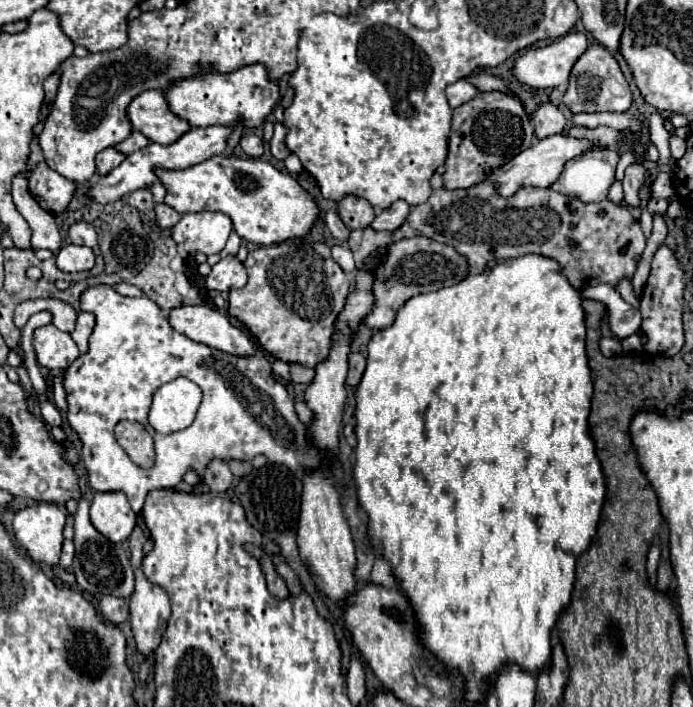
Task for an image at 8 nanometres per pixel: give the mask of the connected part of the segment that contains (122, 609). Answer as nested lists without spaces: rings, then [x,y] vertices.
[[[103,596],[99,602],[99,610],[101,610],[103,618],[111,624],[121,624],[121,622],[129,620],[129,606],[127,606],[127,600],[123,600],[123,598]]]

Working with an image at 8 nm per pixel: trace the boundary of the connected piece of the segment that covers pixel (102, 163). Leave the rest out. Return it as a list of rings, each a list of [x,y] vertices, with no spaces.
[[[107,148],[103,152],[97,154],[97,174],[99,176],[107,176],[113,168],[117,168],[121,162],[125,160],[123,154],[119,154],[117,150],[113,148]]]

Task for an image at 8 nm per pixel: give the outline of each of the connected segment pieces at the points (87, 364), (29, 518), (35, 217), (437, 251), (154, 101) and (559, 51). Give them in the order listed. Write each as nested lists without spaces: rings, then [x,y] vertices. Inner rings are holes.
[[[93,286],[83,292],[81,296],[81,310],[93,312],[97,322],[95,330],[89,340],[87,354],[79,356],[69,368],[65,368],[63,374],[63,388],[67,392],[69,412],[67,420],[69,426],[79,434],[79,440],[83,444],[81,456],[87,468],[89,486],[95,492],[125,492],[133,512],[141,512],[143,500],[149,490],[153,488],[175,488],[175,484],[183,478],[183,474],[191,468],[203,474],[203,468],[211,458],[237,458],[237,460],[251,460],[257,454],[265,454],[269,462],[283,464],[291,472],[317,472],[317,470],[339,470],[341,464],[333,456],[327,456],[327,452],[319,450],[311,438],[307,436],[307,424],[303,424],[297,418],[295,404],[287,394],[287,388],[273,378],[271,364],[265,360],[265,356],[251,356],[251,358],[237,358],[229,356],[221,350],[209,348],[205,344],[193,342],[187,336],[179,334],[171,324],[169,318],[161,314],[161,308],[157,302],[153,302],[149,296],[141,298],[127,298],[117,294],[111,286]],[[185,376],[193,380],[203,390],[203,402],[199,406],[195,422],[179,432],[173,434],[159,434],[151,430],[147,422],[147,414],[151,408],[153,394],[159,390],[159,386]],[[121,420],[135,420],[145,426],[145,430],[155,440],[155,466],[151,470],[143,470],[135,466],[129,456],[123,452],[123,448],[115,440],[115,426]]]
[[[35,502],[15,514],[13,530],[17,542],[39,562],[53,566],[59,562],[67,510],[53,502]]]
[[[21,174],[13,180],[13,202],[19,210],[19,214],[27,220],[33,236],[31,236],[31,247],[49,248],[51,252],[57,252],[61,248],[61,236],[57,232],[55,226],[55,218],[51,212],[43,210],[37,200],[31,196],[31,192],[27,190],[27,174]]]
[[[423,236],[393,240],[385,246],[383,260],[371,270],[371,276],[373,276],[371,292],[373,292],[375,304],[373,304],[373,310],[361,320],[361,324],[371,330],[387,328],[395,320],[395,314],[405,300],[423,292],[439,290],[443,286],[453,286],[461,282],[467,276],[467,272],[469,272],[467,260],[459,256],[451,246],[439,244]]]
[[[145,90],[135,96],[127,108],[127,116],[133,130],[163,146],[175,142],[179,134],[189,130],[189,124],[169,110],[161,90]]]
[[[569,32],[561,38],[557,38],[555,42],[547,44],[547,46],[541,46],[541,48],[527,48],[523,50],[515,62],[513,62],[513,74],[519,82],[531,86],[531,88],[537,88],[537,90],[547,90],[547,88],[557,88],[561,84],[567,84],[569,80],[569,72],[571,72],[571,66],[575,64],[575,60],[587,50],[589,42],[587,42],[587,36],[581,34],[581,32]]]

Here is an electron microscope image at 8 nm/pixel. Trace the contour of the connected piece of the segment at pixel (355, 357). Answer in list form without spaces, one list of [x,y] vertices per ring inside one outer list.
[[[359,352],[349,354],[349,374],[347,374],[347,386],[357,386],[365,370],[365,358]]]

